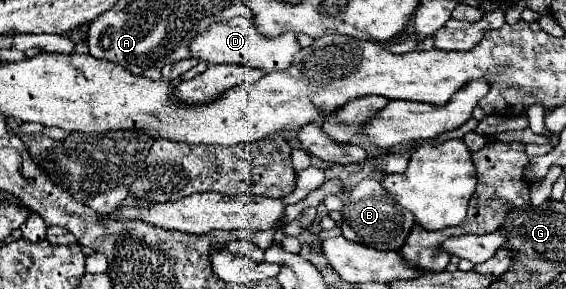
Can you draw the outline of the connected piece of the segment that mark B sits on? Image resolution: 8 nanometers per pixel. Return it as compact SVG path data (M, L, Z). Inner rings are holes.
M365 179L361 183L357 183L357 187L345 195L345 205L341 209L341 215L343 215L343 227L341 227L341 233L347 241L353 241L353 243L361 243L361 245L367 245L367 247L373 247L373 249L381 249L381 251L387 251L387 249L395 249L399 251L405 243L405 239L409 237L411 233L411 227L417 223L415 221L415 215L401 207L387 189L383 189L381 181L375 181L375 179Z

